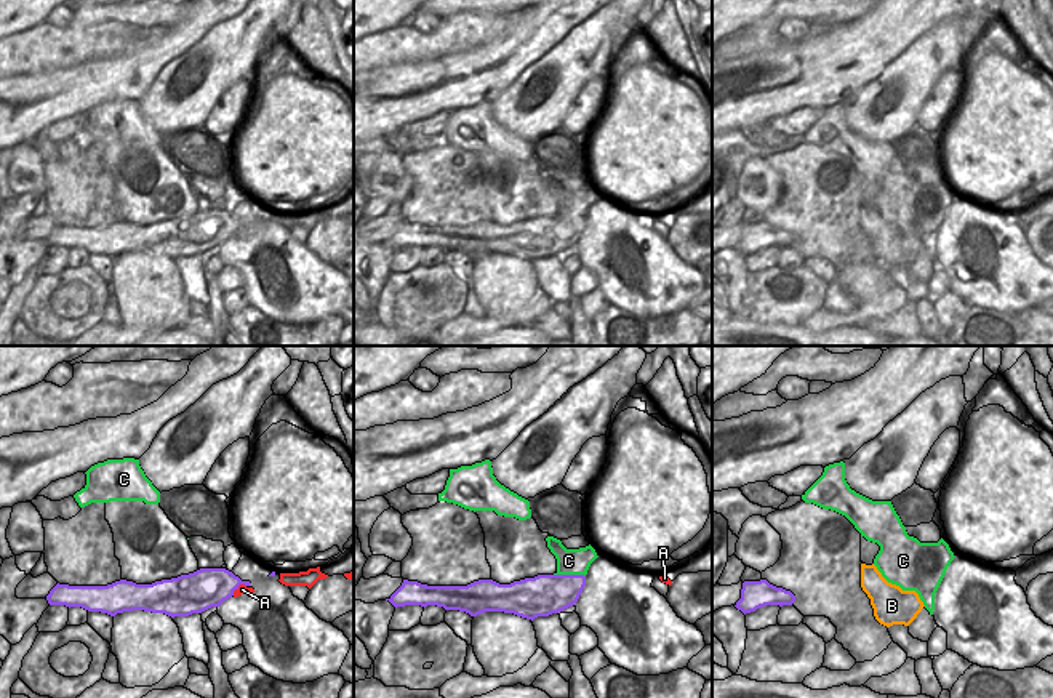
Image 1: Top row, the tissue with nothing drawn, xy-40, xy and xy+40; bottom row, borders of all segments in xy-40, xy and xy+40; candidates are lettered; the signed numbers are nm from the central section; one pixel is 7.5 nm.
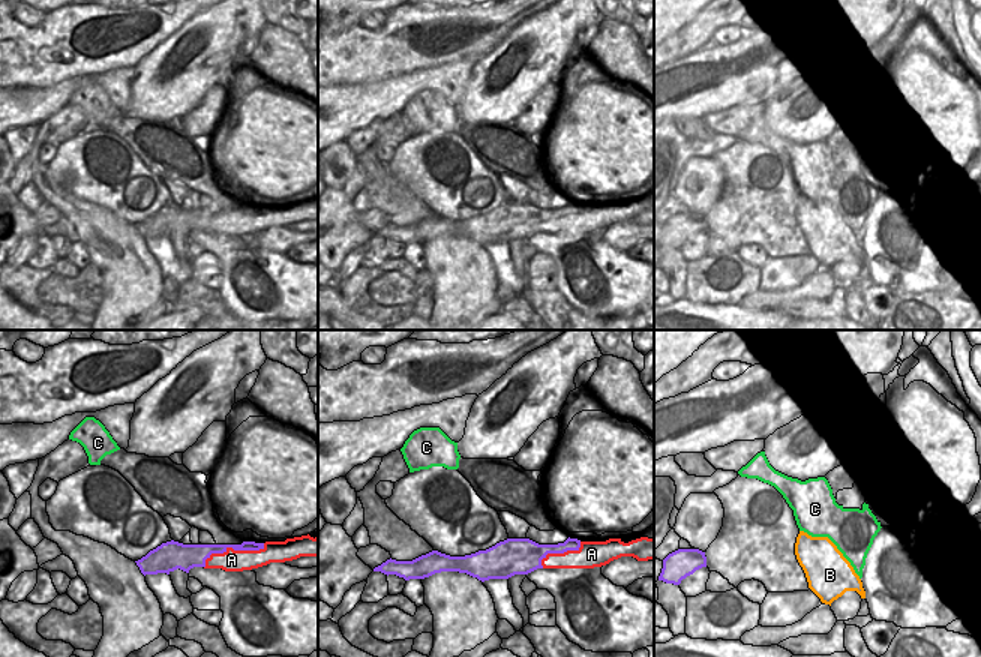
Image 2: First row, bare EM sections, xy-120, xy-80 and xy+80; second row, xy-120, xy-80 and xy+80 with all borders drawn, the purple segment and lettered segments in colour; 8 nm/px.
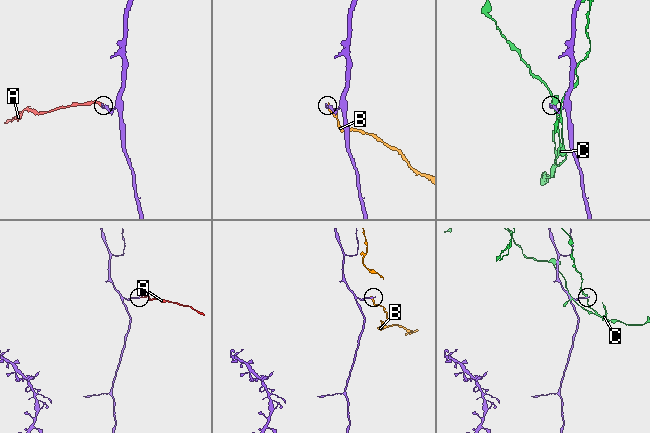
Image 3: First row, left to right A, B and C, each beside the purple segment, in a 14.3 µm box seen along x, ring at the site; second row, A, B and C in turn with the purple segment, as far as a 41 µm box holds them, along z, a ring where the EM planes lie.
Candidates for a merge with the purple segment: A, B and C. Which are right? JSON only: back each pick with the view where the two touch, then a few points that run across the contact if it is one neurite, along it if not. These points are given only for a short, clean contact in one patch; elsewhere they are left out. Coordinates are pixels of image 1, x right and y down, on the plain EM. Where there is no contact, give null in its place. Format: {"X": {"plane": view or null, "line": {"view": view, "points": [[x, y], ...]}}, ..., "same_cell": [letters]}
{"A": {"plane": "xy-40", "line": {"view": "xy-40", "points": [[205, 229], [237, 229], [242, 231]]}}, "same_cell": ["A"]}

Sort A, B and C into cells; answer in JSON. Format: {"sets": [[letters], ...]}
{"sets": [["A"], ["B"], ["C"]]}

